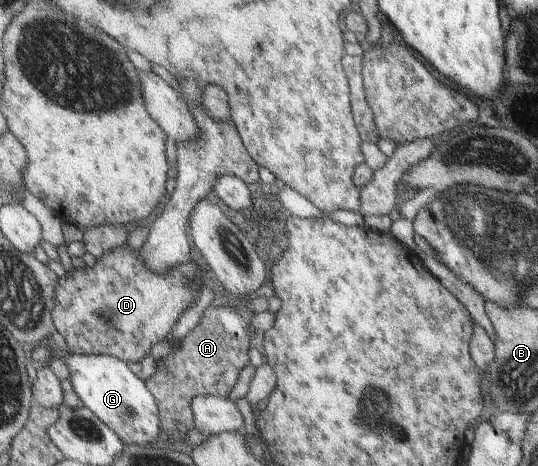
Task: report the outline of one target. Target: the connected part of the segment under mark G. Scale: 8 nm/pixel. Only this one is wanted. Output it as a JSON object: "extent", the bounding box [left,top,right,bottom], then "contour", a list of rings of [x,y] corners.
{"extent":[63,349,161,444],"contour":[[[66,349],[63,357],[69,370],[69,380],[84,402],[86,408],[99,417],[108,427],[111,427],[125,444],[154,444],[158,441],[161,430],[161,413],[157,398],[149,388],[148,383],[140,379],[134,370],[119,357],[108,354],[79,354]]]}

